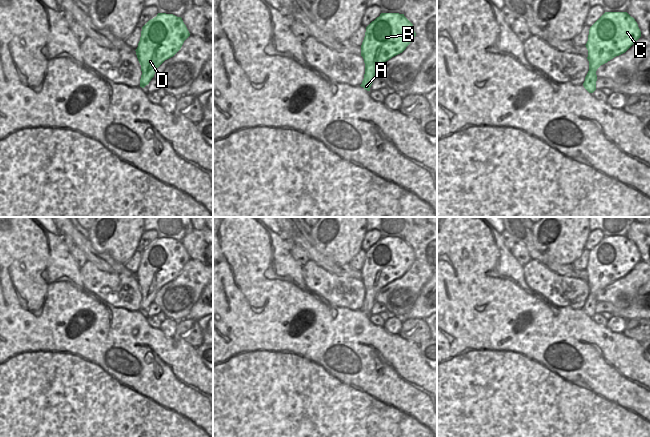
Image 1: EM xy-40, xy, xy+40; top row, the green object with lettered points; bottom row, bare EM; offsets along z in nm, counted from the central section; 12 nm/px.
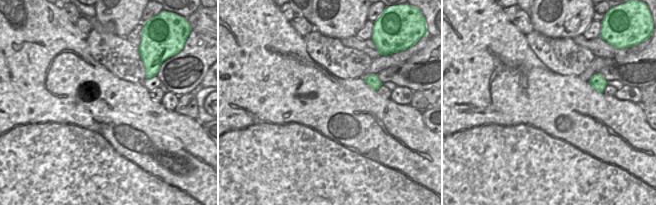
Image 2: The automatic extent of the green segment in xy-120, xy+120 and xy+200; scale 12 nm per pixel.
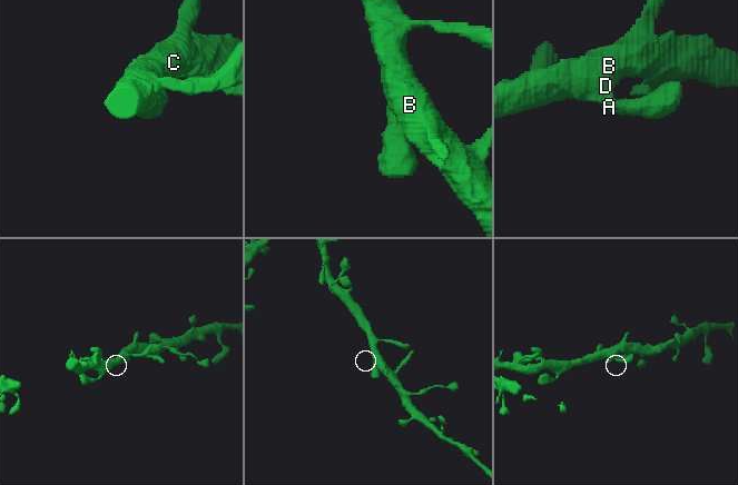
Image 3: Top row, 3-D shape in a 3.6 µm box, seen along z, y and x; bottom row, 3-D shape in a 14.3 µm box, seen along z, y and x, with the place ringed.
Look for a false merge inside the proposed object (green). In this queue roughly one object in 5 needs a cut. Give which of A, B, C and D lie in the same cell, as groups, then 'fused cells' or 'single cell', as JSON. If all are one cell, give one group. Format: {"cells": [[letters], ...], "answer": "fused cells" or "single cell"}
{"cells": [["A", "B", "C", "D"]], "answer": "single cell"}

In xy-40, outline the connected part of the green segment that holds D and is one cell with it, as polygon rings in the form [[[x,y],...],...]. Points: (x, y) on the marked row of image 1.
[[[158,13],[142,27],[135,50],[142,71],[140,87],[149,84],[157,68],[173,57],[189,36],[182,18],[173,14]]]

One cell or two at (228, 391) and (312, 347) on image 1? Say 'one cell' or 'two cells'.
one cell

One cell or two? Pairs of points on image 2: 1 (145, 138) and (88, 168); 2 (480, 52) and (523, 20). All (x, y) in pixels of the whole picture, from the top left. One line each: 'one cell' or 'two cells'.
1: one cell
2: two cells

